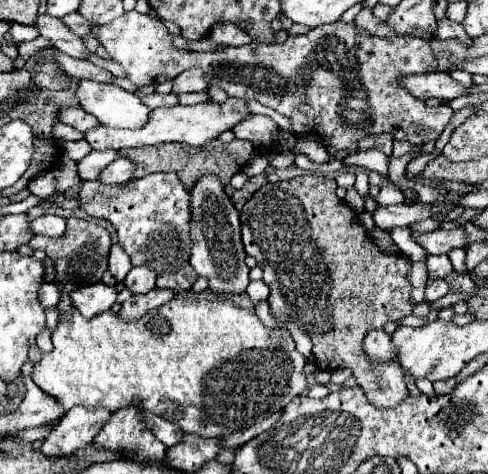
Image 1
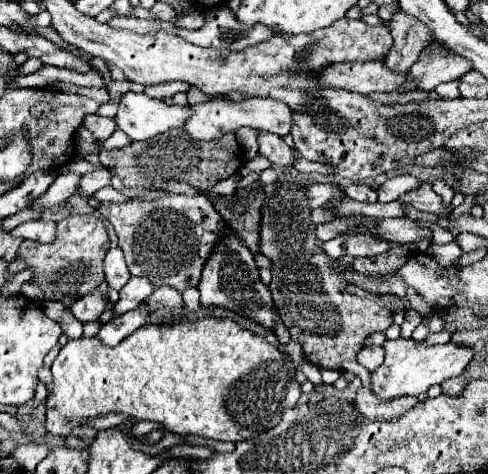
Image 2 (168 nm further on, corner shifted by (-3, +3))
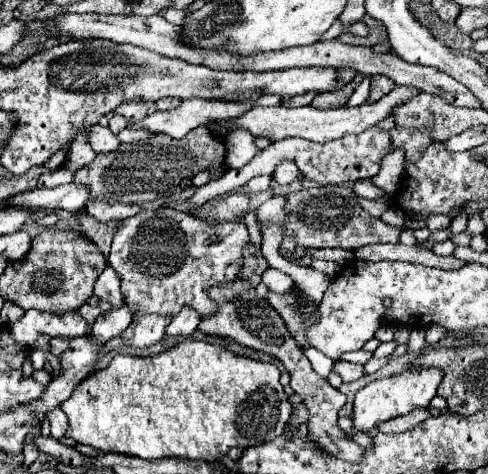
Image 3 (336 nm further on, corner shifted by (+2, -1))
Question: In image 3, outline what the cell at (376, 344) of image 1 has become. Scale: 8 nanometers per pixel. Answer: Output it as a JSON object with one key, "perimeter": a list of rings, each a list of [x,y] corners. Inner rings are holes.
{"perimeter":[[[336,362],[334,370],[342,376],[344,382],[352,382],[364,376],[364,364],[352,364],[352,362]]]}

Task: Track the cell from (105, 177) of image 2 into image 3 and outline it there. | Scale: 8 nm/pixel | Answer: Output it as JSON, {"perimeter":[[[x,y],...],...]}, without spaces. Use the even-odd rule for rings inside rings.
{"perimeter":[[[64,184],[56,188],[36,188],[28,194],[18,194],[12,198],[10,206],[16,208],[32,208],[32,210],[70,210],[78,212],[90,200],[90,190],[84,184]]]}

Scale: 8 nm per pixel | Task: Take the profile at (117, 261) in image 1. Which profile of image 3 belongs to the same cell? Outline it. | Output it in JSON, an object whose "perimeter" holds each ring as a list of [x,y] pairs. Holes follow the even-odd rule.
{"perimeter":[[[110,266],[104,268],[104,272],[98,276],[94,284],[94,296],[100,300],[106,300],[112,304],[112,308],[118,308],[122,304],[122,294],[120,294],[120,278],[116,272],[112,272]]]}

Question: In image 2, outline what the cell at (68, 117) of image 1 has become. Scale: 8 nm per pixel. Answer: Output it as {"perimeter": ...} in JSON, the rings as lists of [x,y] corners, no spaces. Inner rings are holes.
{"perimeter":[[[91,114],[89,118],[85,118],[83,126],[87,126],[97,140],[107,140],[115,132],[115,128],[117,128],[113,118],[101,118],[97,114]]]}

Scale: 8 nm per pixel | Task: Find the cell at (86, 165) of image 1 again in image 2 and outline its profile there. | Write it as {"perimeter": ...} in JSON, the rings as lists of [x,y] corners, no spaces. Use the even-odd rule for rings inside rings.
{"perimeter":[[[61,174],[53,180],[53,184],[39,196],[31,202],[31,208],[35,210],[47,210],[51,206],[57,206],[61,202],[65,202],[69,196],[75,194],[77,190],[77,182],[79,182],[79,176],[77,174]]]}

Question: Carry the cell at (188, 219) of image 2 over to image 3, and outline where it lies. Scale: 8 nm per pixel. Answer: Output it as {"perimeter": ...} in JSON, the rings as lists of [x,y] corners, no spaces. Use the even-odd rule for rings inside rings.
{"perimeter":[[[172,208],[142,210],[120,222],[116,228],[108,264],[118,272],[122,280],[122,294],[126,304],[136,314],[178,314],[182,306],[194,308],[200,316],[208,316],[216,310],[216,304],[208,298],[208,288],[218,282],[228,282],[238,276],[242,266],[242,246],[248,242],[248,230],[242,222],[206,222],[192,214]]]}

